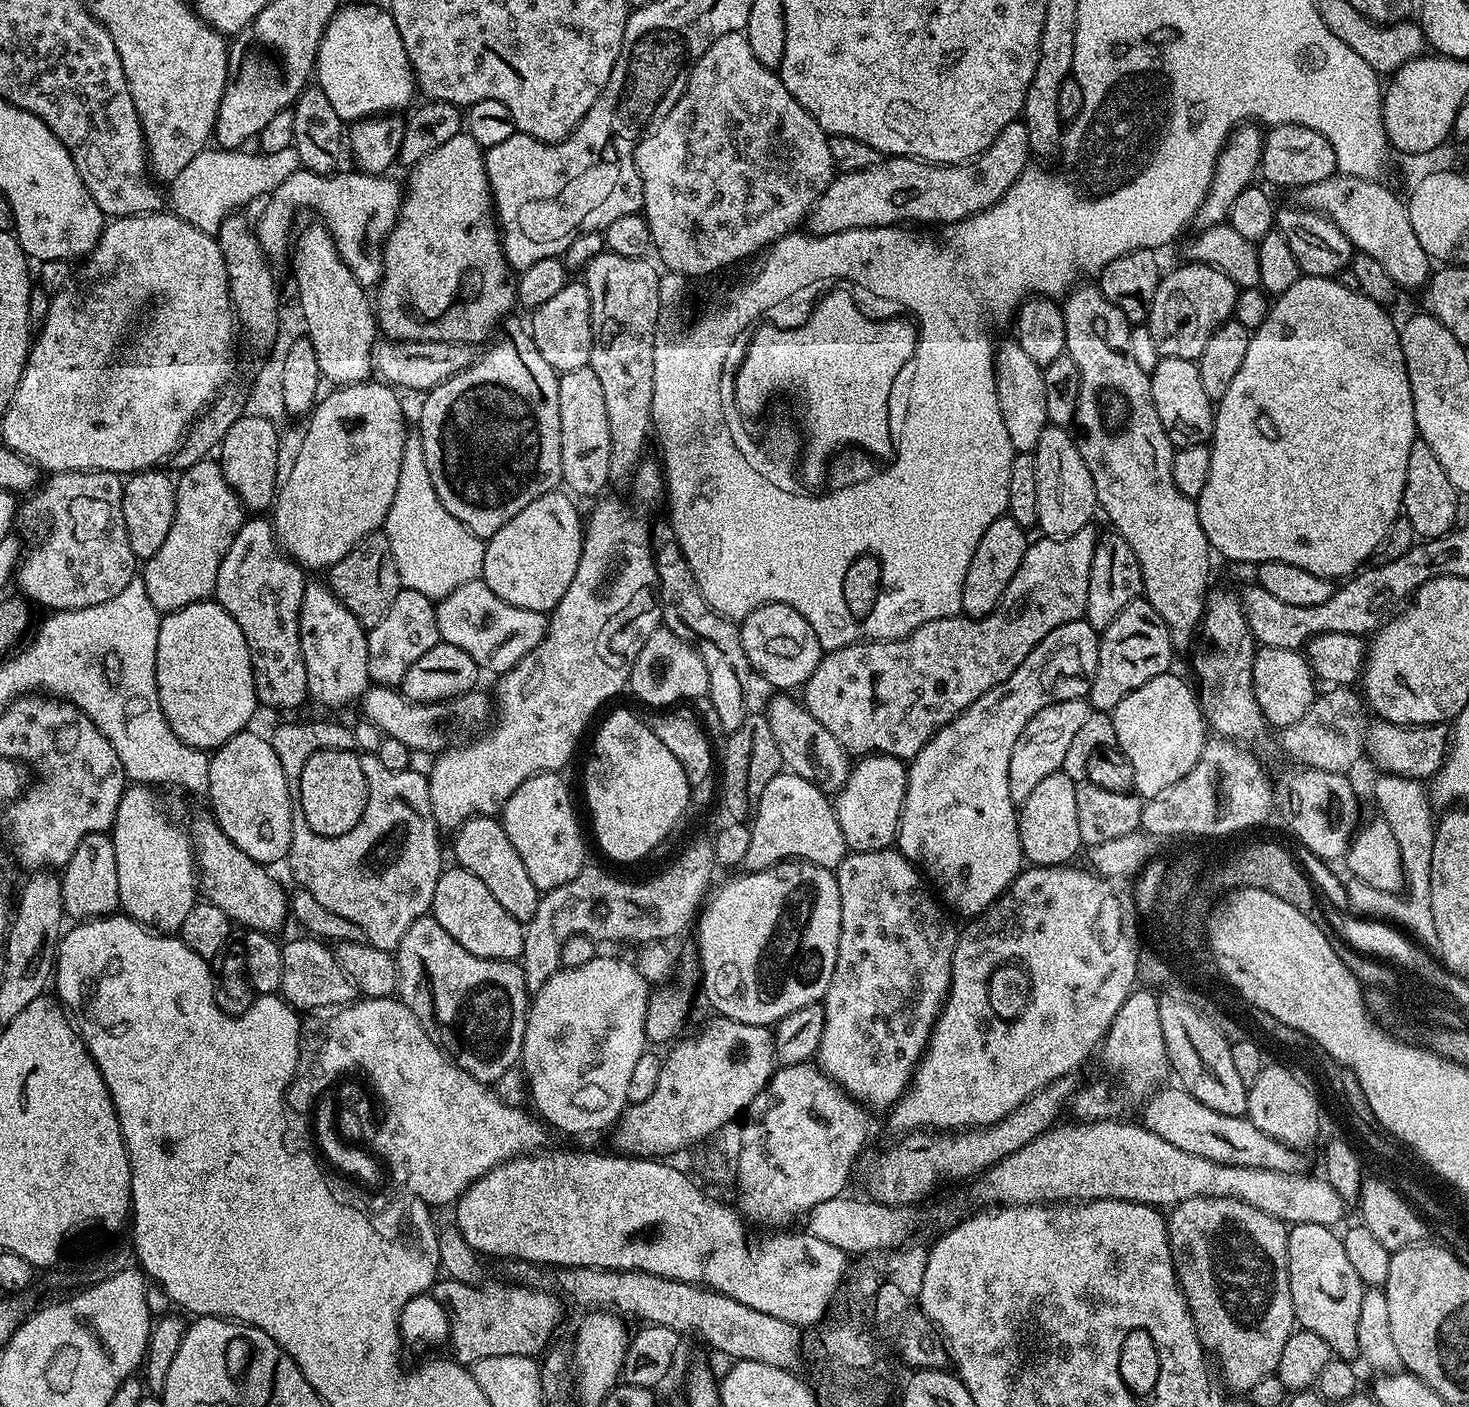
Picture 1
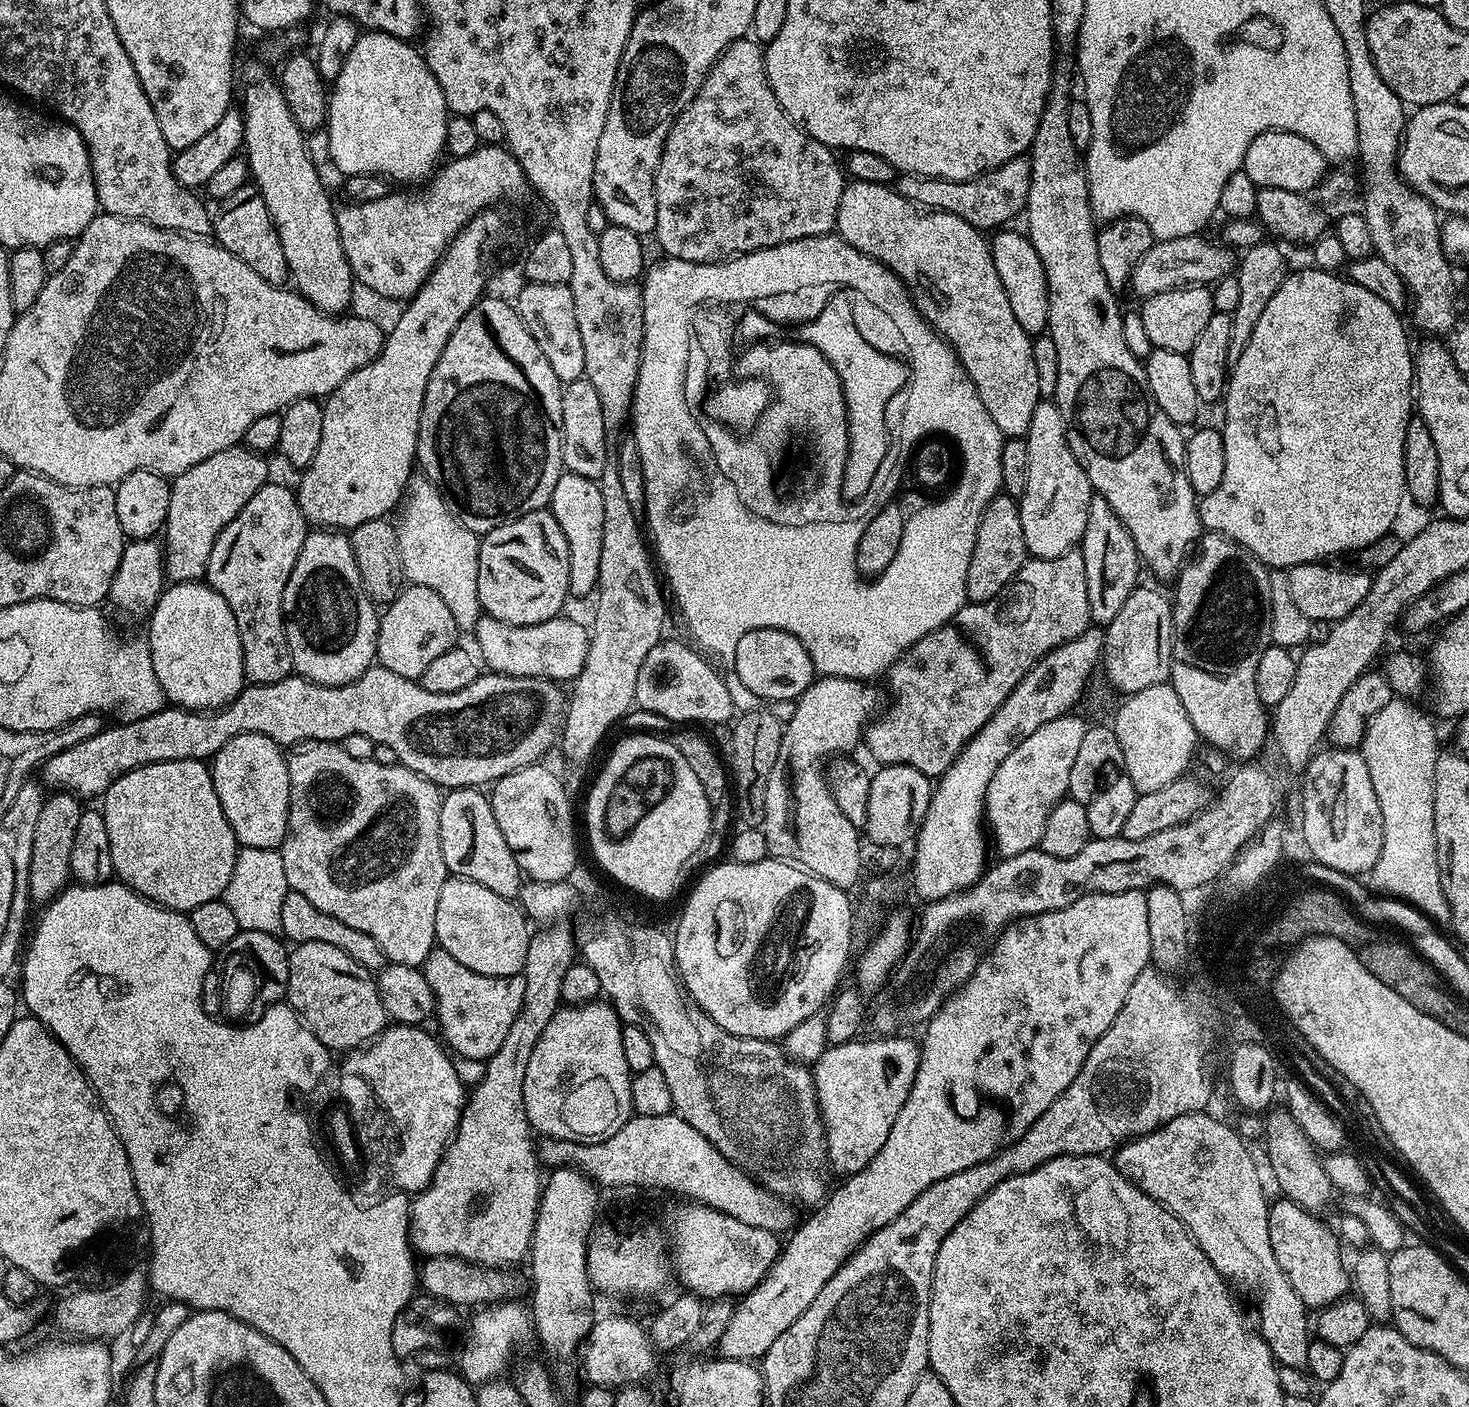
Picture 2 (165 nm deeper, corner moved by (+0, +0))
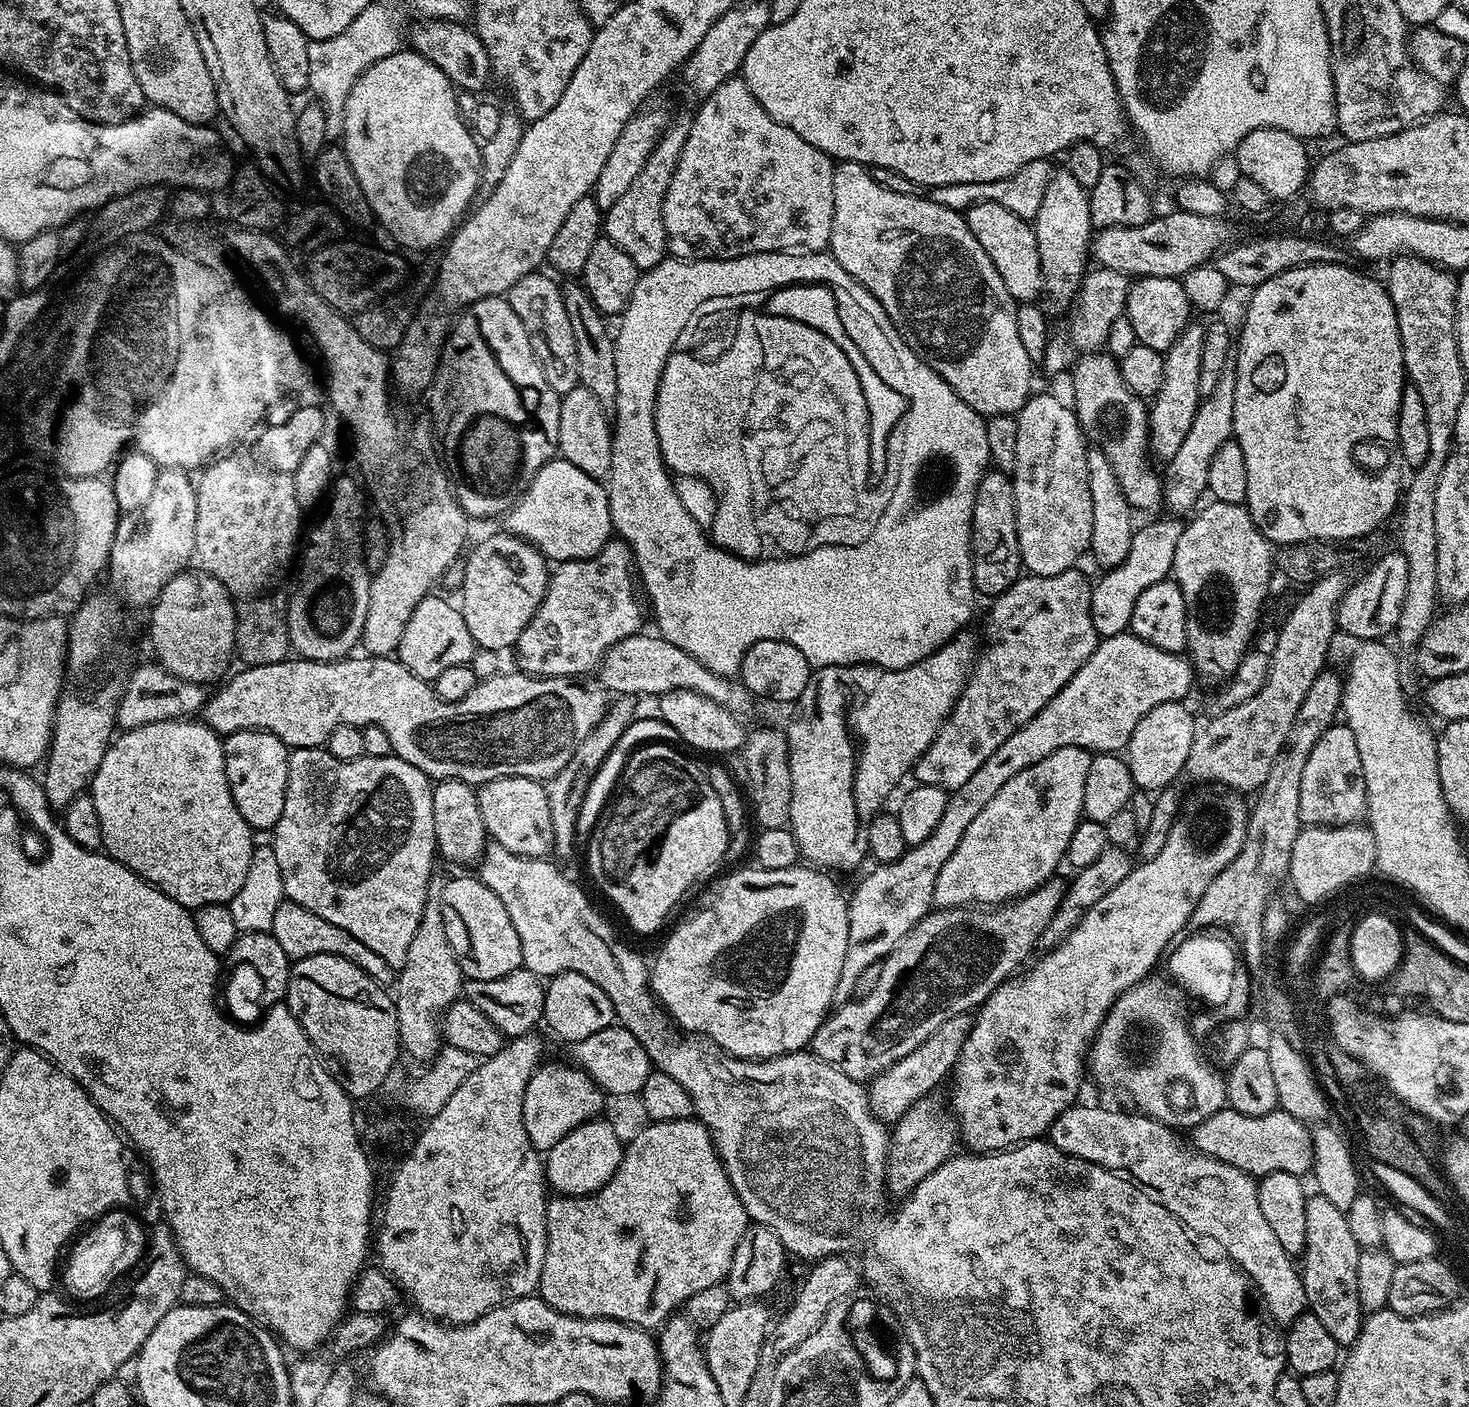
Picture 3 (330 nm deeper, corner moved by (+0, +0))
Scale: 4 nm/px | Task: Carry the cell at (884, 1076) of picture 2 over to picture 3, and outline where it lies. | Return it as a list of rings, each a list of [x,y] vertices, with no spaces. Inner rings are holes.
[[[968,1014],[942,1022],[942,1026],[938,1026],[938,1030],[934,1030],[934,1034],[930,1034],[930,1038],[922,1042],[922,1046],[910,1050],[906,1058],[894,1062],[894,1066],[890,1066],[885,1072],[879,1072],[867,1089],[868,1105],[875,1116],[885,1122],[898,1121],[908,1107],[933,1093],[943,1080],[945,1083],[946,1077],[956,1067],[956,1060],[960,1057],[962,1046],[970,1034],[972,1022],[973,1017]]]

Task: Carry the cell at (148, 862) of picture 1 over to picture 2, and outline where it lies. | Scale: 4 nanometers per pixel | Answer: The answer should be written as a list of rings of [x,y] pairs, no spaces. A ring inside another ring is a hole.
[[[171,760],[170,762],[158,762],[147,764],[141,768],[130,770],[122,774],[113,782],[102,796],[102,811],[106,822],[106,834],[110,834],[110,858],[112,859],[112,871],[118,877],[119,883],[127,888],[133,888],[139,896],[146,900],[159,904],[162,908],[170,908],[173,912],[191,914],[195,908],[202,906],[202,902],[210,902],[223,897],[226,886],[234,874],[234,862],[238,851],[238,841],[230,822],[226,822],[226,814],[222,810],[222,802],[218,802],[218,794],[214,790],[214,782],[209,765],[203,760]]]

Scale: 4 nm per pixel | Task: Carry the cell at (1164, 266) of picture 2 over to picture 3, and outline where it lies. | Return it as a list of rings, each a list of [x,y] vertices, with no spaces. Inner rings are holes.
[[[1096,266],[1093,269],[1093,272],[1092,269],[1085,271],[1084,281],[1080,283],[1080,291],[1071,301],[1072,317],[1068,320],[1068,340],[1053,339],[1048,345],[1042,361],[1042,367],[1048,372],[1067,373],[1074,360],[1072,348],[1077,348],[1077,353],[1080,354],[1103,349],[1108,339],[1110,326],[1119,316],[1124,315],[1130,277],[1109,268]]]

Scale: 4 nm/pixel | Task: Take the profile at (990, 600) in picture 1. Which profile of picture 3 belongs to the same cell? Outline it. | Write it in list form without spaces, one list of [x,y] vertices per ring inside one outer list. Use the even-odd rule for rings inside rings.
[[[988,470],[976,488],[972,511],[972,581],[981,597],[995,598],[1021,575],[1014,480],[1007,472]]]

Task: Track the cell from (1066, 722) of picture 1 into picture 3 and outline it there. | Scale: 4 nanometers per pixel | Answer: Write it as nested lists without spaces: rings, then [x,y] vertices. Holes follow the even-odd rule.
[[[1063,748],[1014,774],[1014,778],[1010,778],[1010,782],[1006,782],[1002,790],[998,790],[998,794],[994,794],[985,808],[975,815],[974,822],[962,834],[957,849],[942,866],[933,890],[935,907],[999,906],[1053,879],[1057,875],[1056,867],[1060,860],[1062,864],[1070,846],[1070,834],[1074,834],[1082,819],[1082,794],[1086,791],[1086,774],[1090,771],[1091,761],[1092,756],[1084,748]]]

